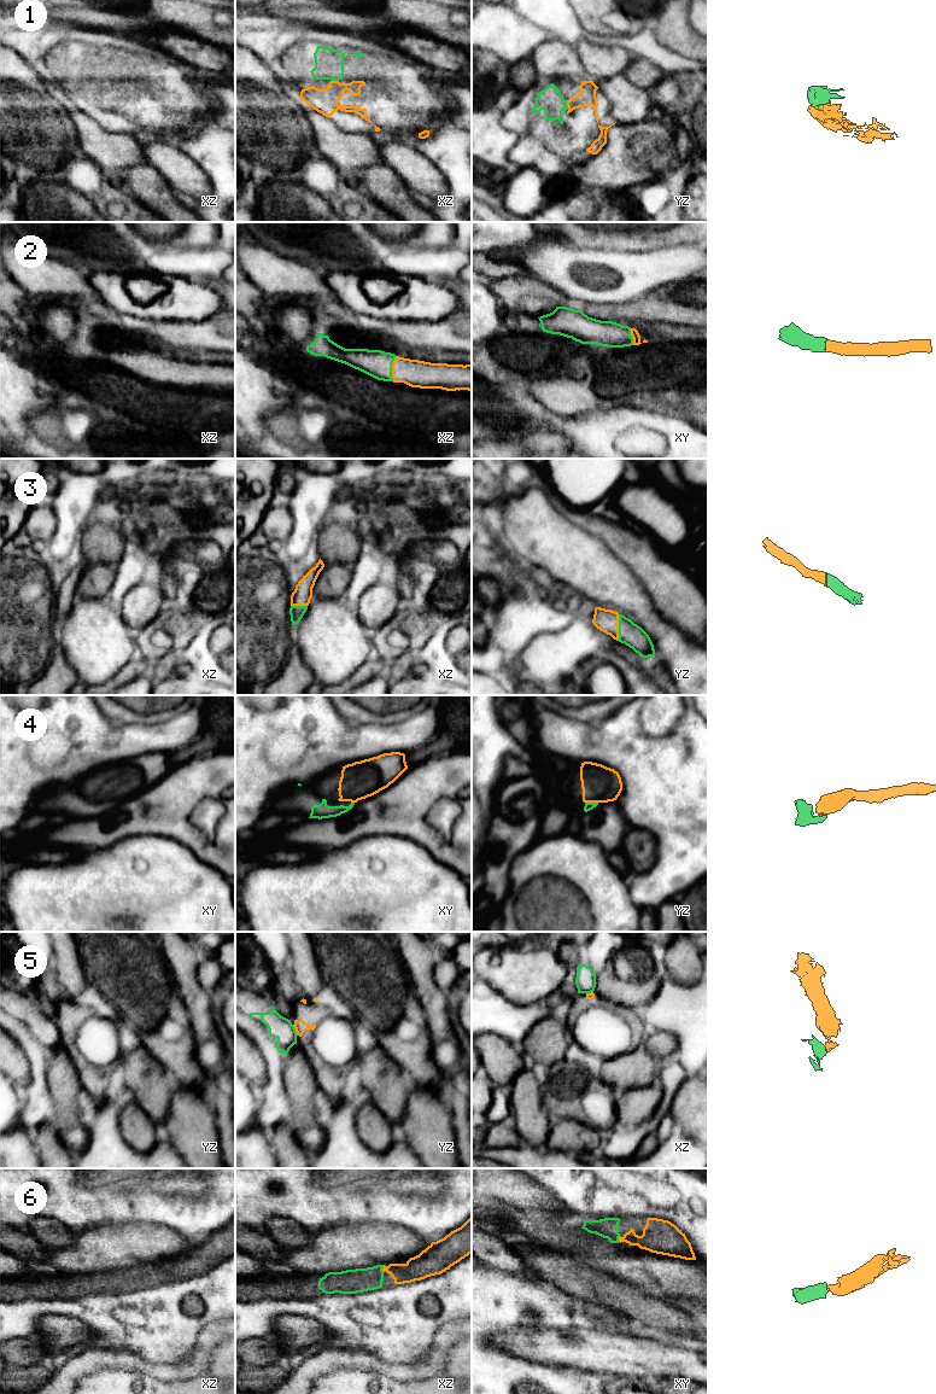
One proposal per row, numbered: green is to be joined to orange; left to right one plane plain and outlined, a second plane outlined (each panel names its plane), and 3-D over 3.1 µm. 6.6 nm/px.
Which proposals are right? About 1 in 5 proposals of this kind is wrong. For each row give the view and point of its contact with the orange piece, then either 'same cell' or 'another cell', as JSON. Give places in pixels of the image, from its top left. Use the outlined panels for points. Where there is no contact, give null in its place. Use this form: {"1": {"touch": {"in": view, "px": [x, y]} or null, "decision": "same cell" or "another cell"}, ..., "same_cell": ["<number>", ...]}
{"1": {"touch": {"in": "yz", "px": [567, 105]}, "decision": "same cell"}, "2": {"touch": {"in": "xz", "px": [392, 368]}, "decision": "same cell"}, "3": {"touch": {"in": "yz", "px": [618, 628]}, "decision": "same cell"}, "4": {"touch": {"in": "yz", "px": [591, 802]}, "decision": "same cell"}, "5": {"touch": {"in": "yz", "px": [296, 1030]}, "decision": "another cell"}, "6": {"touch": {"in": "xz", "px": [382, 1269]}, "decision": "same cell"}, "same_cell": ["1", "2", "3", "4", "6"]}

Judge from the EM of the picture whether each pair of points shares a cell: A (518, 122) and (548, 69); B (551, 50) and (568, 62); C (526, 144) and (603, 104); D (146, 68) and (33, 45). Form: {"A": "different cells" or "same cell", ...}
{"A": "different cells", "B": "same cell", "C": "same cell", "D": "same cell"}

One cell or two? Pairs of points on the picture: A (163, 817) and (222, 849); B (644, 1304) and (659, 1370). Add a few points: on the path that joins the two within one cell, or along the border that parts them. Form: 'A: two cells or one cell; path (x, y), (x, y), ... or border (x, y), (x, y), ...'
A: one cell; path (177, 830), (186, 839), (208, 849)
B: two cells; border (653, 1333), (680, 1341)

